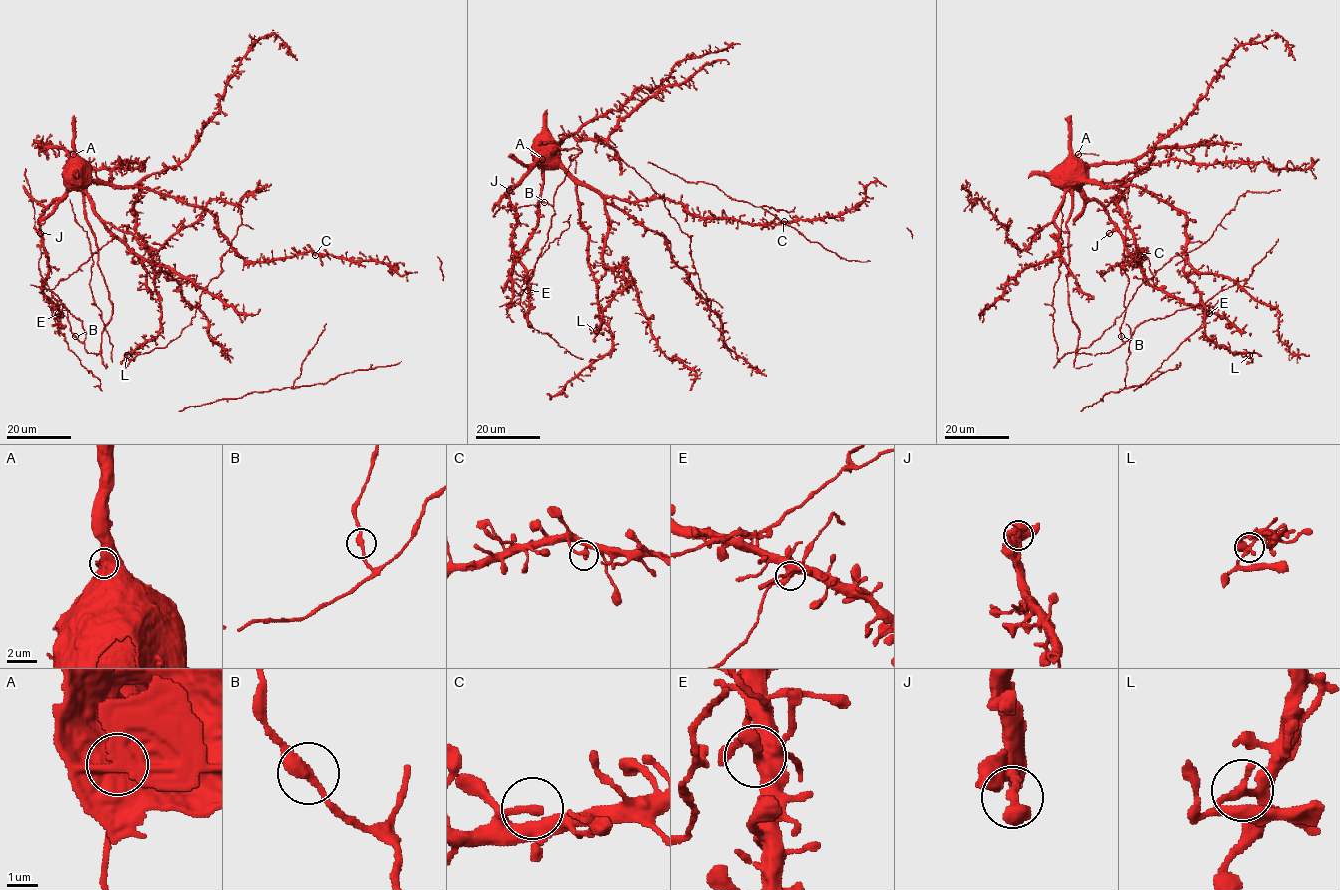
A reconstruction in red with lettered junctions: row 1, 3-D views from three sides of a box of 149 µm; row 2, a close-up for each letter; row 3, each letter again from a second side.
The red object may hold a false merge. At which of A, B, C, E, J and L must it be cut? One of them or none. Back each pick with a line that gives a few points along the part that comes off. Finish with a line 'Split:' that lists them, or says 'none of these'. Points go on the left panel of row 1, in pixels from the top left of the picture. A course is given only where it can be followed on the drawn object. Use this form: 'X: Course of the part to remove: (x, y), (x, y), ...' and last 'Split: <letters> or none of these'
Split: L

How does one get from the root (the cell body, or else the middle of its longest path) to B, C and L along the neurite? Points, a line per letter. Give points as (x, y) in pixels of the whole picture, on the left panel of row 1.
B: (76, 166), (67, 170), (67, 191), (40, 218), (38, 263), (43, 280), (67, 309), (75, 336)
C: (76, 166), (85, 166), (92, 179), (106, 184), (144, 188), (204, 208), (247, 260), (315, 255)
L: (76, 166), (106, 184), (139, 189), (136, 234), (152, 261), (161, 325), (127, 355)

